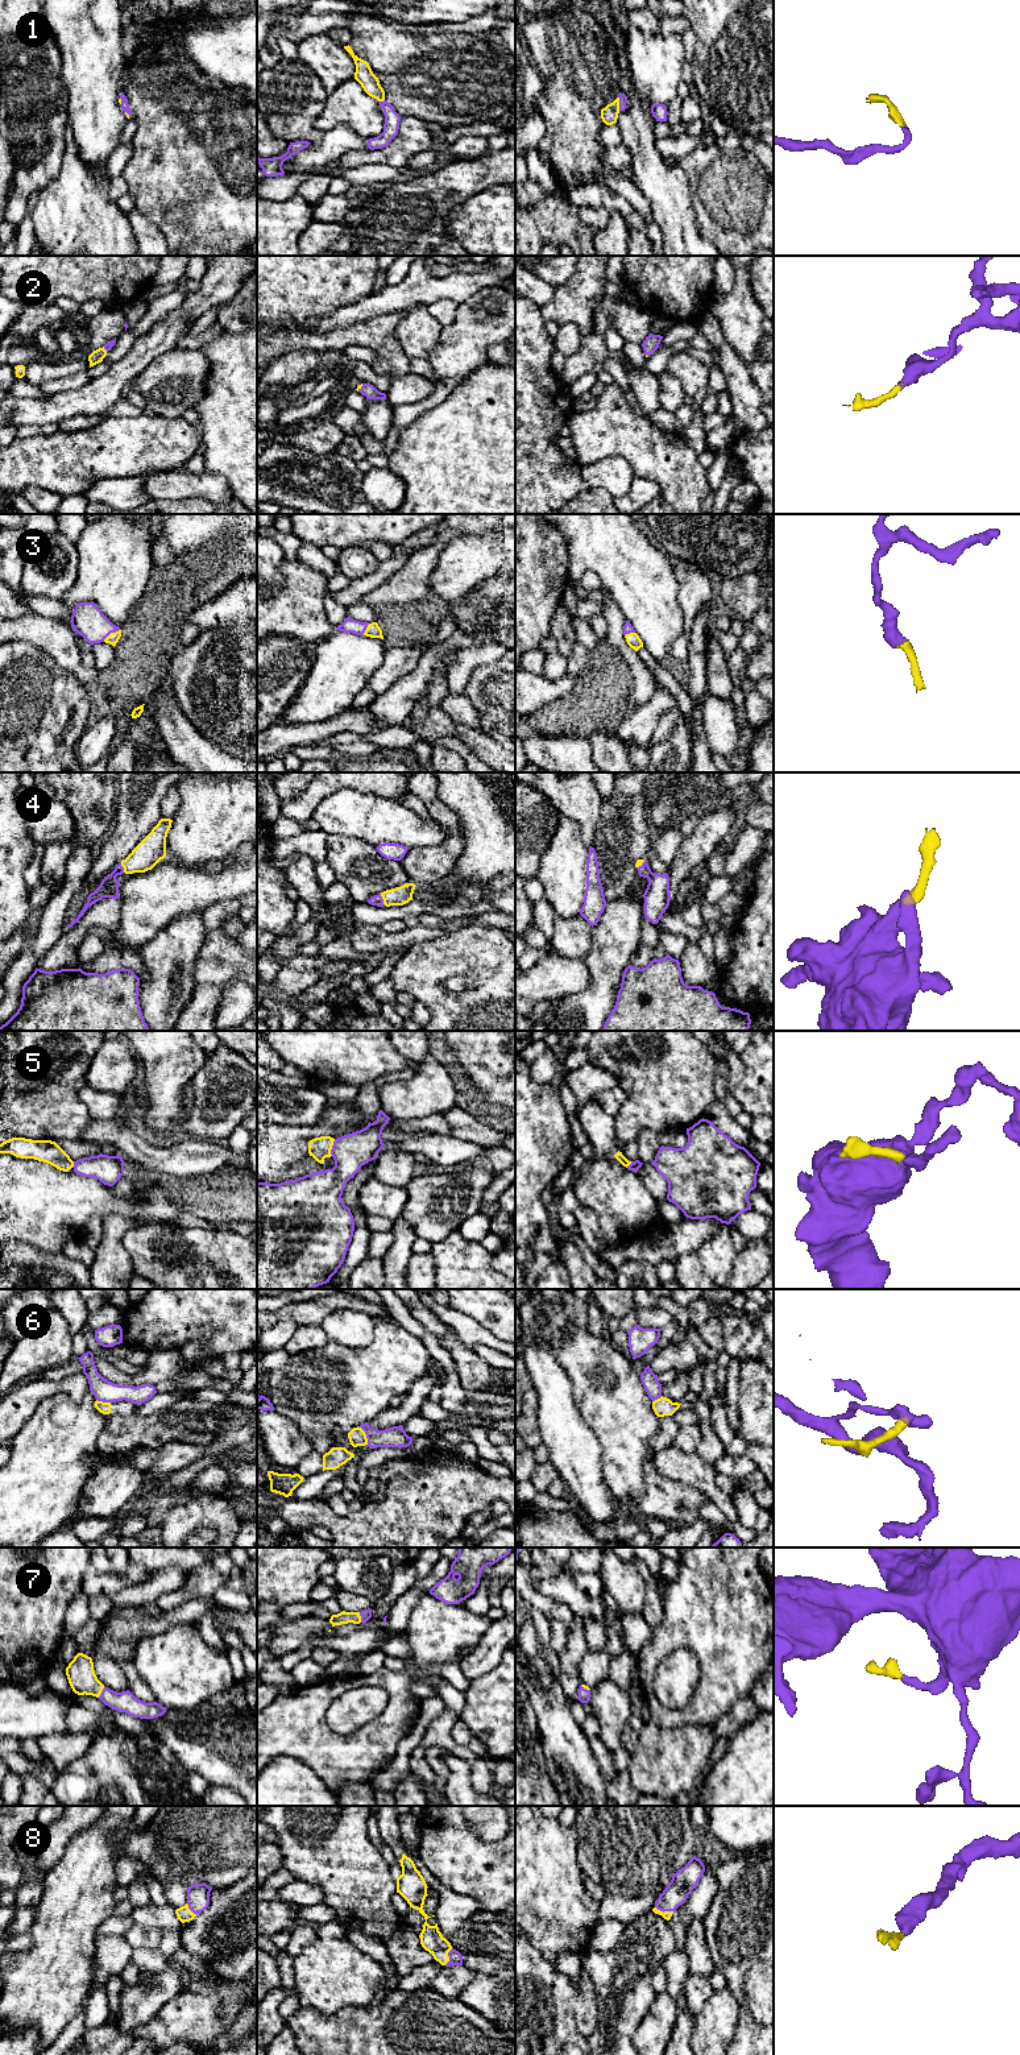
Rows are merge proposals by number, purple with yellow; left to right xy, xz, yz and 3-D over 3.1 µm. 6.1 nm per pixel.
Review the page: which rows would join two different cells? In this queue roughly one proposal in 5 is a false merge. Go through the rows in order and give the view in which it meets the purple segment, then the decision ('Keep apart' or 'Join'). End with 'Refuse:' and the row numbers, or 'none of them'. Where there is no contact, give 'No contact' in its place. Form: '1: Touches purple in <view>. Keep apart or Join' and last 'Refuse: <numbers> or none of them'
1: Touches purple in yz. Join
2: Touches purple in xz. Join
3: Touches purple in xy. Join
4: Touches purple in xz. Join
5: Touches purple in xz. Keep apart
6: Touches purple in xz. Keep apart
7: Touches purple in xy. Join
8: Touches purple in yz. Join
Refuse: 5, 6

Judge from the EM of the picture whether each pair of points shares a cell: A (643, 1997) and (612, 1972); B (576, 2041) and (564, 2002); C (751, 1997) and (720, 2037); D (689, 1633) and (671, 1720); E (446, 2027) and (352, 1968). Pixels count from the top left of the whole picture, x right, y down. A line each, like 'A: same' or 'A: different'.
A: same
B: different
C: different
D: same
E: different

